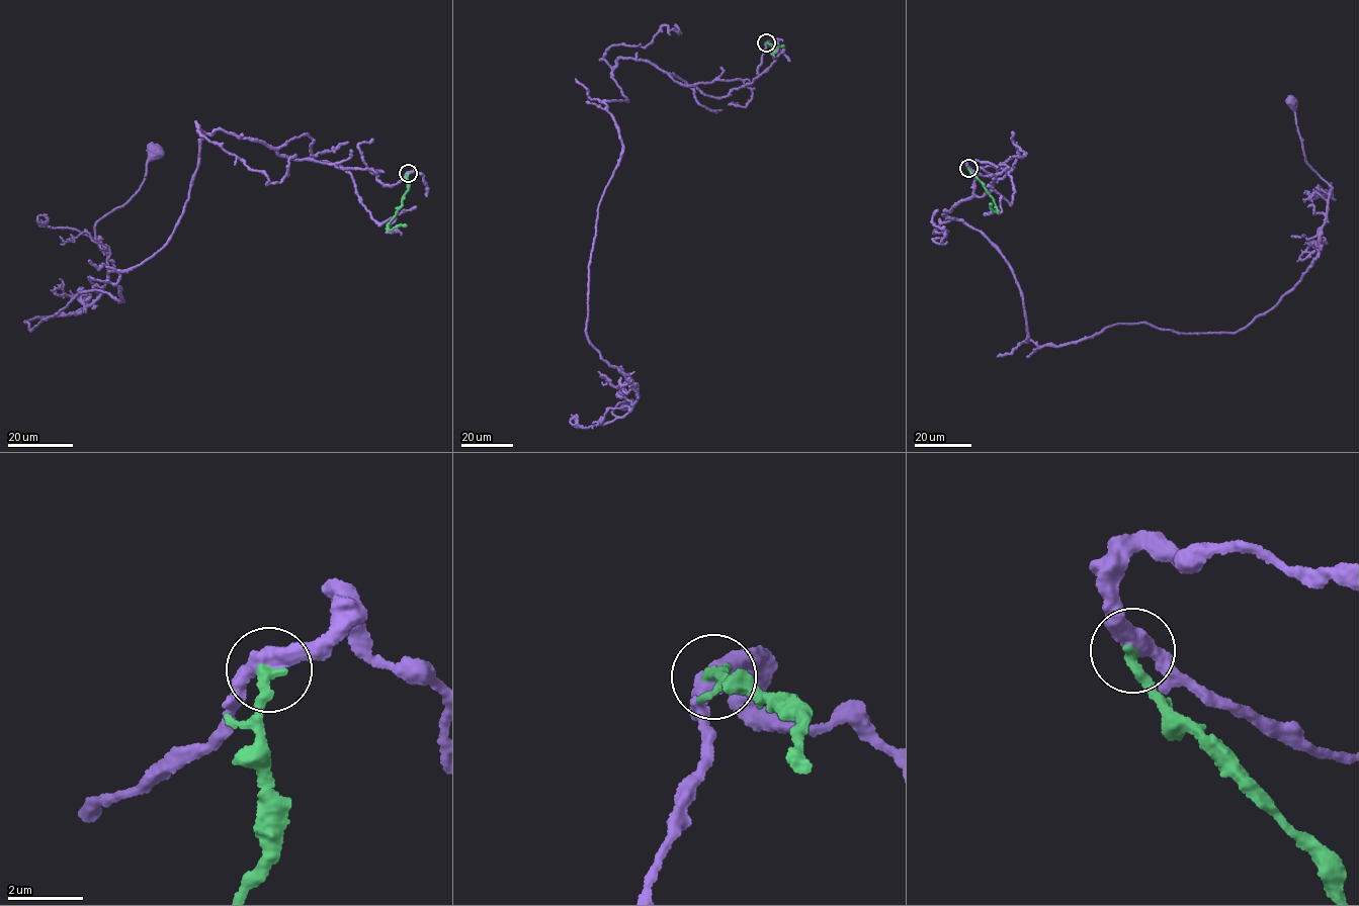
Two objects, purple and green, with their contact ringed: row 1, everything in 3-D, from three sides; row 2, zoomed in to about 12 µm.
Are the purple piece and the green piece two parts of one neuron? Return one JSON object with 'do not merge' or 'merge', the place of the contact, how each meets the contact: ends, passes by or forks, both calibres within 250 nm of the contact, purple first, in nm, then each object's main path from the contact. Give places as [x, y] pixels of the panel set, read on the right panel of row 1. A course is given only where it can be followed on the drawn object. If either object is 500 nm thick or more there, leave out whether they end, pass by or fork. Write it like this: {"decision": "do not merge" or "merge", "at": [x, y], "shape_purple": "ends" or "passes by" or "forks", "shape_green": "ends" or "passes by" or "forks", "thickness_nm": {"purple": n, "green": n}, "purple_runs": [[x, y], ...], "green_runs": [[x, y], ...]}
{"decision": "do not merge", "at": [968, 168], "shape_purple": "passes by", "shape_green": "ends", "thickness_nm": {"purple": 480, "green": 320}, "purple_runs": [[968, 167], [1007, 166], [943, 215], [996, 247], [1037, 346], [1234, 334], [1321, 245], [1332, 187], [1291, 101]], "green_runs": [[968, 167], [987, 190], [997, 210], [993, 210], [991, 203]]}

